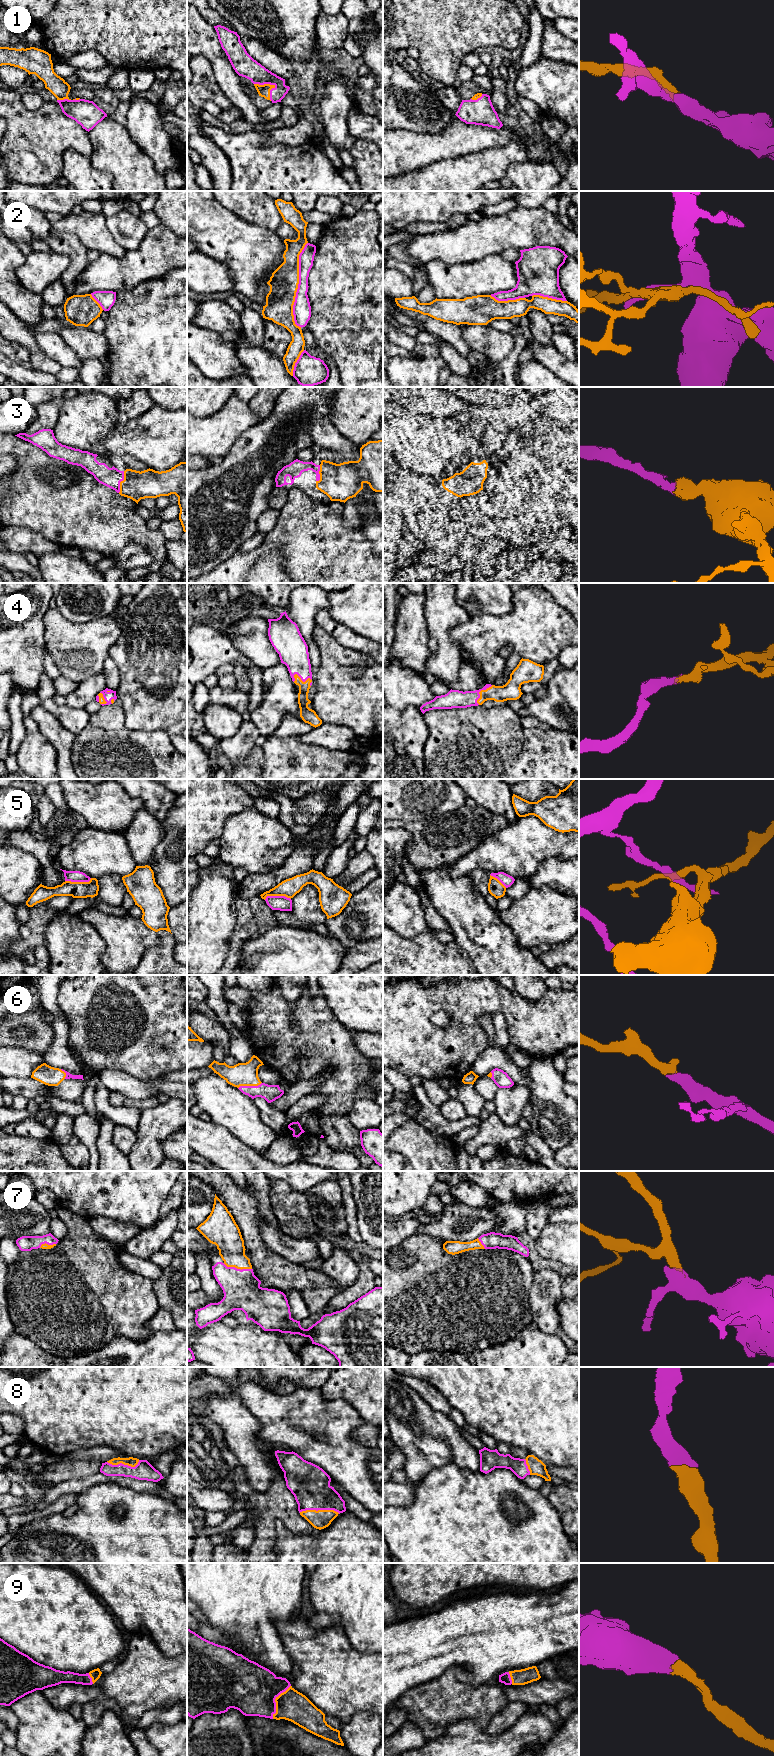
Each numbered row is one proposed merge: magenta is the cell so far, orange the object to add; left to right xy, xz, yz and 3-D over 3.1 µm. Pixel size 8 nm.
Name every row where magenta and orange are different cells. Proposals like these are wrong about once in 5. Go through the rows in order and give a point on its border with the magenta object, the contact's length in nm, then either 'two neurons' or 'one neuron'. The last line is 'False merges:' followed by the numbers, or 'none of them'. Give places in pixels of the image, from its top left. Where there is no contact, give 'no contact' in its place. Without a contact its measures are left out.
1: meets magenta in xz at (271, 84); contact 200 nm long; one neuron
2: meets magenta in xz at (298, 285); contact 700 nm long; two neurons
3: meets magenta in xy at (120, 481); contact 180 nm long; one neuron
4: meets magenta in xz at (305, 680); contact 170 nm long; one neuron
5: meets magenta in xy at (78, 881); contact 220 nm long; two neurons
6: meets magenta in xz at (249, 1086); contact 200 nm long; one neuron
7: meets magenta in xz at (236, 1268); contact 240 nm long; one neuron
8: meets magenta in xz at (319, 1509); contact 320 nm long; one neuron
9: meets magenta in xz at (274, 1701); contact 300 nm long; one neuron
False merges: 2, 5

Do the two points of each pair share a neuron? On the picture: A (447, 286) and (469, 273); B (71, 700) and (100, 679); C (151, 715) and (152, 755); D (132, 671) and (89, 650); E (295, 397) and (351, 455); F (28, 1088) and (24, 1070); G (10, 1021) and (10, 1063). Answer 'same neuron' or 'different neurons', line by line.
A: same neuron
B: same neuron
C: different neurons
D: different neurons
E: different neurons
F: different neurons
G: different neurons

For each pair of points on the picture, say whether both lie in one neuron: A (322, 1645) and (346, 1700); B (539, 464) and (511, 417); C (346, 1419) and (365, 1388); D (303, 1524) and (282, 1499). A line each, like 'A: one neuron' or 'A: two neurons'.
A: one neuron
B: two neurons
C: two neurons
D: one neuron

